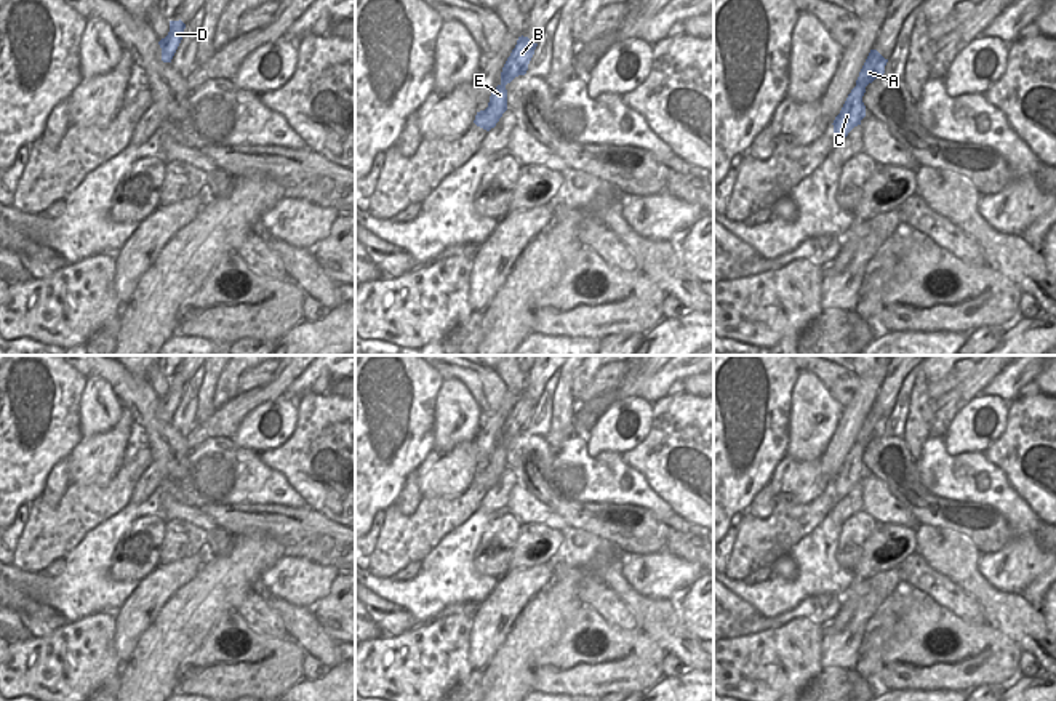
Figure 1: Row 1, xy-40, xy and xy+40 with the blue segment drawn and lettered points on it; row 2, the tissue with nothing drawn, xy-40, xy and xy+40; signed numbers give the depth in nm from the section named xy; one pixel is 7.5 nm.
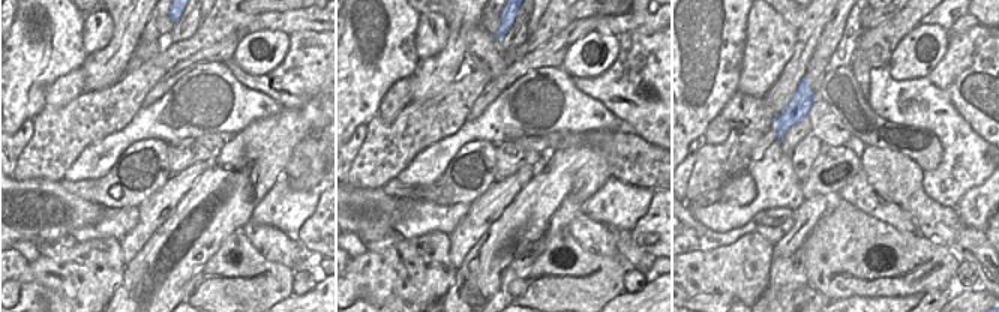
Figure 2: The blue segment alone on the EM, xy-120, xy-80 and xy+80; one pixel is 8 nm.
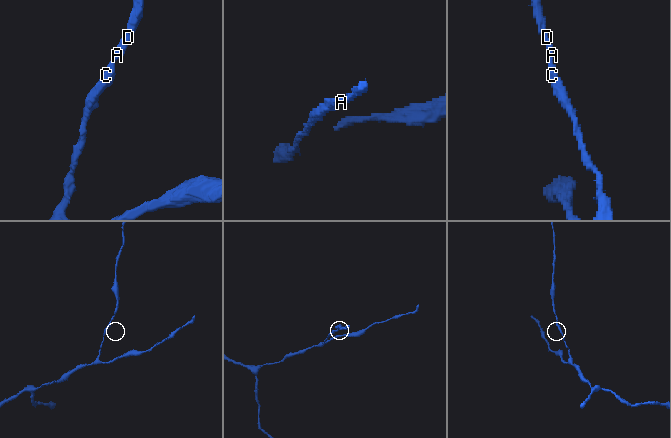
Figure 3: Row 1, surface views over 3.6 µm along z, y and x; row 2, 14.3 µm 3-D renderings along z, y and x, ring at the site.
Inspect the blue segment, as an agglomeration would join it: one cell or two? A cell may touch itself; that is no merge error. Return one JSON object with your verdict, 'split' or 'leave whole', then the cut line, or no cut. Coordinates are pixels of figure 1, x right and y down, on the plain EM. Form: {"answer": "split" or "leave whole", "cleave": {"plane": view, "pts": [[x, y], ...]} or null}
{"answer": "leave whole", "cleave": null}

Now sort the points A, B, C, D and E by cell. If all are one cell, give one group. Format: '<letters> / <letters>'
A B C D E

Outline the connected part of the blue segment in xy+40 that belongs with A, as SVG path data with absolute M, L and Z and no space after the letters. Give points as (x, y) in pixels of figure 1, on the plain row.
M870 408L856 439L856 445L848 453L840 472L832 482L838 501L843 499L854 485L861 483L861 479L866 475L866 464L862 461L866 445L875 437L883 435L886 421L888 418L877 408Z

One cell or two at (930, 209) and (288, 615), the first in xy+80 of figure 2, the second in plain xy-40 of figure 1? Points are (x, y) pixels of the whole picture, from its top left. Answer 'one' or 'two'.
one

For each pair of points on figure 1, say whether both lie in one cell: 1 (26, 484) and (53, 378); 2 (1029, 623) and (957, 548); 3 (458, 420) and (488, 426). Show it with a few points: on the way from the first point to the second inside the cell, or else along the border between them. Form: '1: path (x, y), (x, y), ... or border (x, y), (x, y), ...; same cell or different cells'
1: path (26, 458), (45, 437), (53, 418), (53, 404); same cell
2: path (1007, 612), (964, 570); same cell
3: border (484, 415), (472, 440); different cells

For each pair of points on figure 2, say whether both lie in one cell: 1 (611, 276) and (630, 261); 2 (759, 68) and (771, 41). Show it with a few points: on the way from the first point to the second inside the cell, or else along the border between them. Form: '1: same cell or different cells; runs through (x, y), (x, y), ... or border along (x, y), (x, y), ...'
1: different cells; border along (618, 255), (626, 269)
2: same cell; runs through (762, 62), (768, 47)

